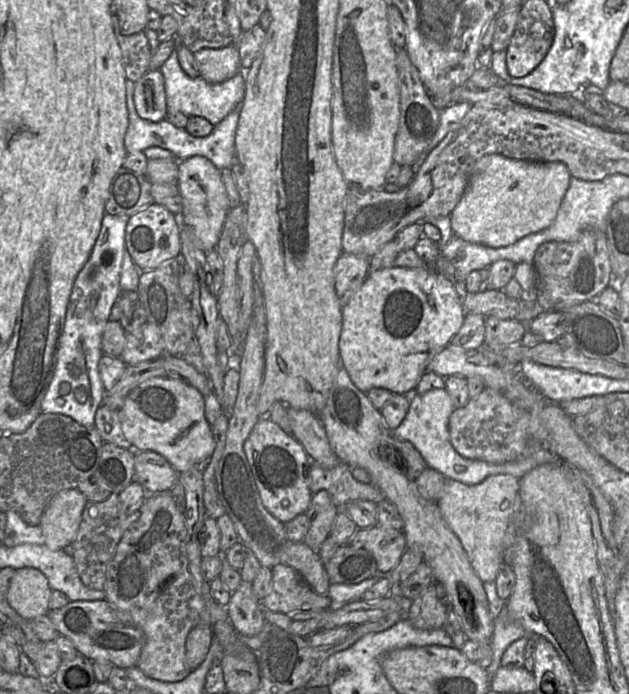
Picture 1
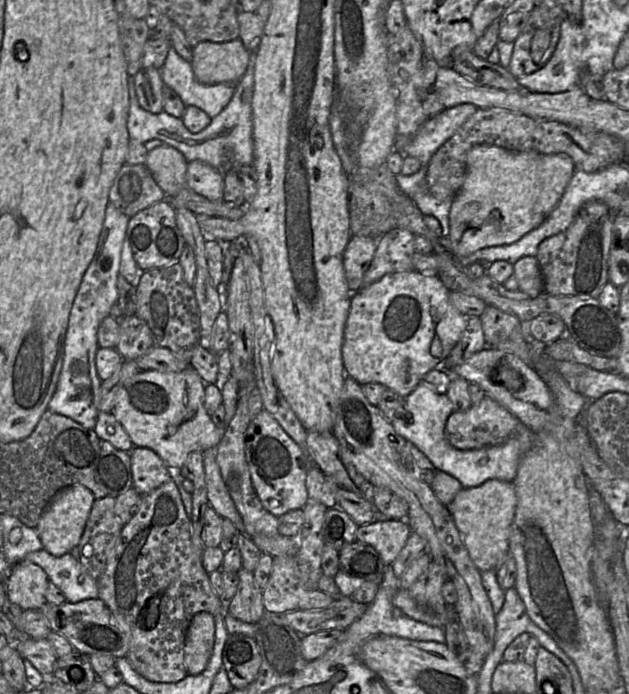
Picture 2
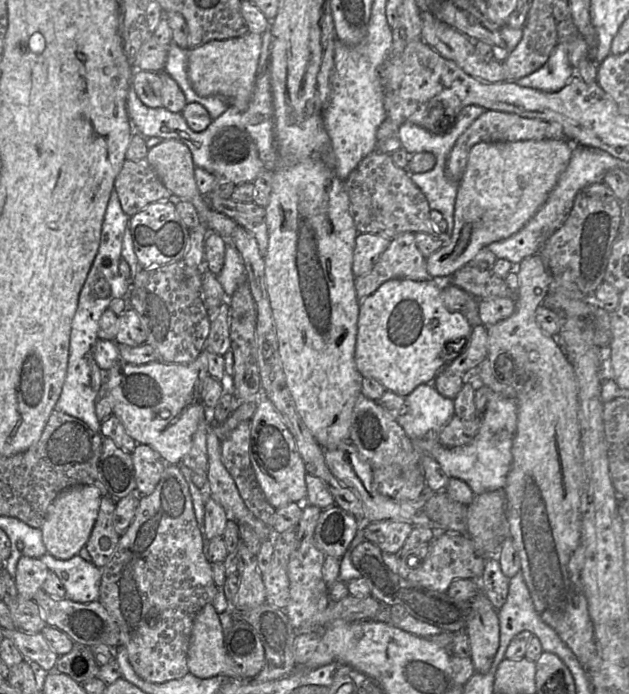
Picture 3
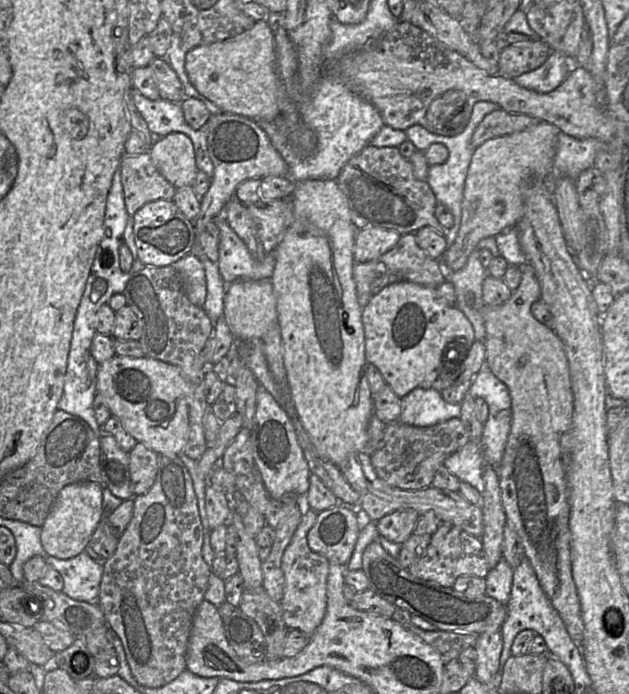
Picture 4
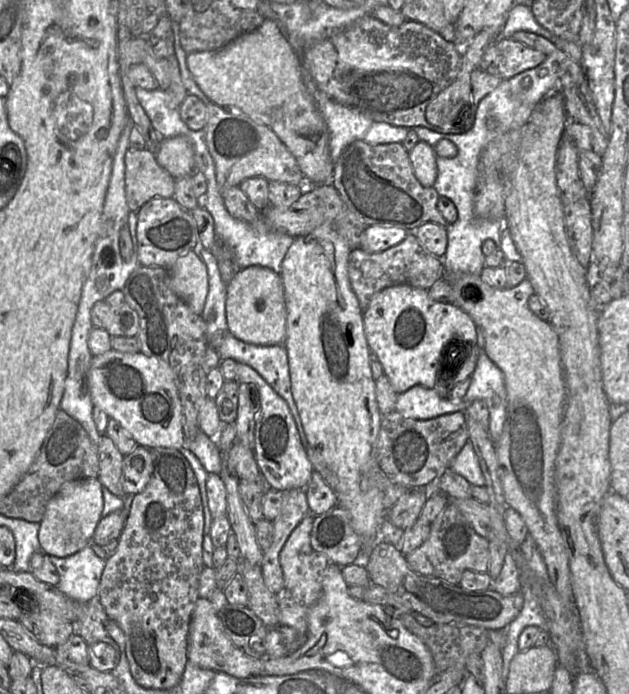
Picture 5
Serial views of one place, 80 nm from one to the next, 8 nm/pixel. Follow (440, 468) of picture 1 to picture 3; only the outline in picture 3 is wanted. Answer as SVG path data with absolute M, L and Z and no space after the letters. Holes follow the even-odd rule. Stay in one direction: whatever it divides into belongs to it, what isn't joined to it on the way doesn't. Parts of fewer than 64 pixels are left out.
M421 384L405 398L405 410L397 417L396 421L409 439L415 439L430 431L441 430L454 415L452 399L440 395L432 384ZM488 388L487 405L481 416L481 425L474 439L464 446L434 447L430 456L449 477L463 480L475 495L503 490L513 456L512 444L517 429L517 406L514 399L506 398Z

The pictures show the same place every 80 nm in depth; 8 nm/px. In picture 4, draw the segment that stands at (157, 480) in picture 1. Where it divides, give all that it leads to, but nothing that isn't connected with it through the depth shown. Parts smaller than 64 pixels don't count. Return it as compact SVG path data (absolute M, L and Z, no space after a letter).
M137 442L128 454L132 491L134 495L145 494L154 484L159 455L141 442Z

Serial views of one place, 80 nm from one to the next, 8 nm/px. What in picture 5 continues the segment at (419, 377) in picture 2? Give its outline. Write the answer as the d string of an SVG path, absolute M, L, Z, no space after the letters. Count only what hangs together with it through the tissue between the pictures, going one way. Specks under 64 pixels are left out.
M407 284L391 286L374 295L363 310L363 328L370 352L379 360L384 375L397 394L416 385L433 389L443 367L455 360L455 354L447 358L448 352L454 351L453 346L459 345L457 351L462 353L463 345L477 345L477 326L465 311L452 303L436 302L429 297L427 290Z

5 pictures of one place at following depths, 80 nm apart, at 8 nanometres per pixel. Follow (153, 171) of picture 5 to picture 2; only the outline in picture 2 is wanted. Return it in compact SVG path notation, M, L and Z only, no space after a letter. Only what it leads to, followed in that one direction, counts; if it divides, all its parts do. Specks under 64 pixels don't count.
M124 164L109 191L109 202L123 214L133 217L151 205L167 200L146 164Z

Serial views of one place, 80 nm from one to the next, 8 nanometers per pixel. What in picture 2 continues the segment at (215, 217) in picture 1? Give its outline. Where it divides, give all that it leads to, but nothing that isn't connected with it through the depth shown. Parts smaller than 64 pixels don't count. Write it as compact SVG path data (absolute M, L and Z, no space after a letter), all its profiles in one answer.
M203 161L188 163L186 186L210 201L222 201L224 198L223 172Z

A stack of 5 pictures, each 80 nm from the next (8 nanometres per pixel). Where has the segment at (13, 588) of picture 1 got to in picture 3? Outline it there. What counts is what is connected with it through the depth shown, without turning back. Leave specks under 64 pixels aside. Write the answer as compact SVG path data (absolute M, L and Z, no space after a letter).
M22 556L17 563L14 579L18 594L33 599L36 592L42 589L49 571L39 558Z

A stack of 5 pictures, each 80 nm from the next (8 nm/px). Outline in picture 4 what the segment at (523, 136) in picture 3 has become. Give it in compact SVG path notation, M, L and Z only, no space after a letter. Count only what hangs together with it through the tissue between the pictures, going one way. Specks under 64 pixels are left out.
M502 109L487 114L479 123L471 138L472 148L477 148L488 139L526 130L538 122L527 114L514 114Z

